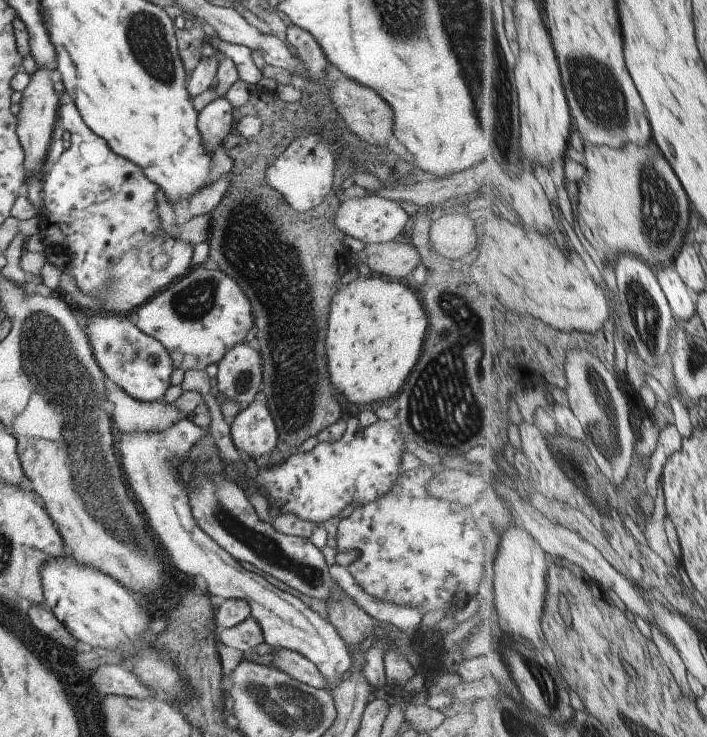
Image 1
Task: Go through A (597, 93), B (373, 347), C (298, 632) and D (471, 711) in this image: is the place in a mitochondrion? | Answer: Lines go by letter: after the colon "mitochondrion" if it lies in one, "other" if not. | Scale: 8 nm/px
A: mitochondrion
B: other
C: other
D: other

